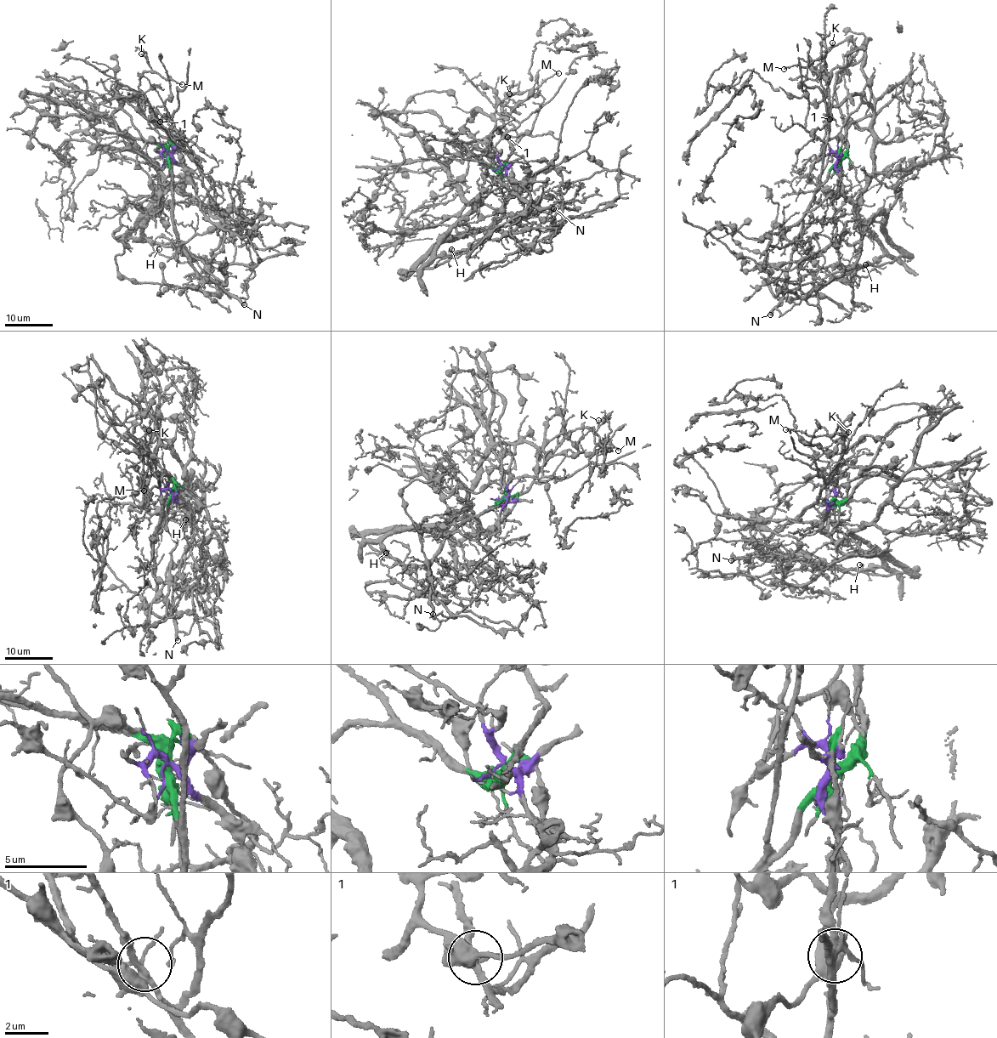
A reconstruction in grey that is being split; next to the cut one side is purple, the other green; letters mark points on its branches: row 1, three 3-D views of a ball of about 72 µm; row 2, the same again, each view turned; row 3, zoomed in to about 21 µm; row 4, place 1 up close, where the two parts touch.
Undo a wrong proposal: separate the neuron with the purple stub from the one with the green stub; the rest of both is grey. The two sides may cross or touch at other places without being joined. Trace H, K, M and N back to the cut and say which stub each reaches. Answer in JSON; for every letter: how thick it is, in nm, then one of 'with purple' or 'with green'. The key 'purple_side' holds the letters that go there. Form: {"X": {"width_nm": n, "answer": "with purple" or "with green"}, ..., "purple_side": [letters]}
{"H": {"width_nm": 120, "answer": "with purple"}, "K": {"width_nm": 160, "answer": "with green"}, "M": {"width_nm": 120, "answer": "with green"}, "N": {"width_nm": 400, "answer": "with green"}, "purple_side": ["H"]}

